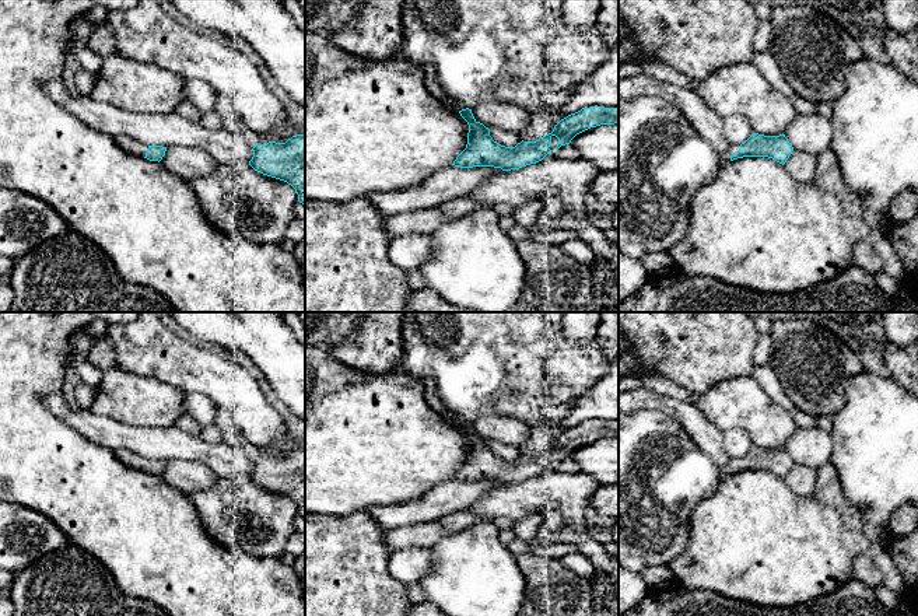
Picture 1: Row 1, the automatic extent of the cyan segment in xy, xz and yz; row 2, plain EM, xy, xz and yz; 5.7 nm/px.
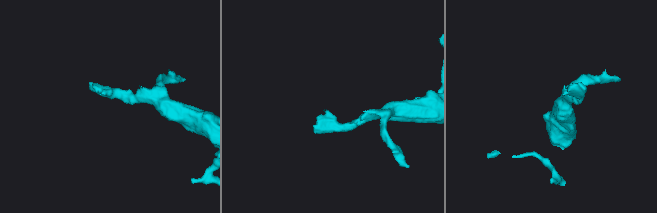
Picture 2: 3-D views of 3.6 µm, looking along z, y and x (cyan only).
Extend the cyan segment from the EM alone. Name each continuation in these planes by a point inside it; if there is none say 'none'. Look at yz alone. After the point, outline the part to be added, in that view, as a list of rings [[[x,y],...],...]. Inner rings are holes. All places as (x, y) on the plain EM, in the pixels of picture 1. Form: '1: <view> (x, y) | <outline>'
1: yz (733, 462) | [[[730,458],[730,461],[729,461],[729,463],[728,463],[726,466],[721,466],[721,472],[722,472],[723,475],[730,473],[730,470],[732,470],[733,468],[737,468],[737,466],[739,466],[739,462],[740,462],[740,458]]]

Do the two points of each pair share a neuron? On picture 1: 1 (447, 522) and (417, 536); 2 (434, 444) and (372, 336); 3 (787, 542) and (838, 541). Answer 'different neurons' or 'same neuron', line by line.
1: same neuron
2: different neurons
3: same neuron

